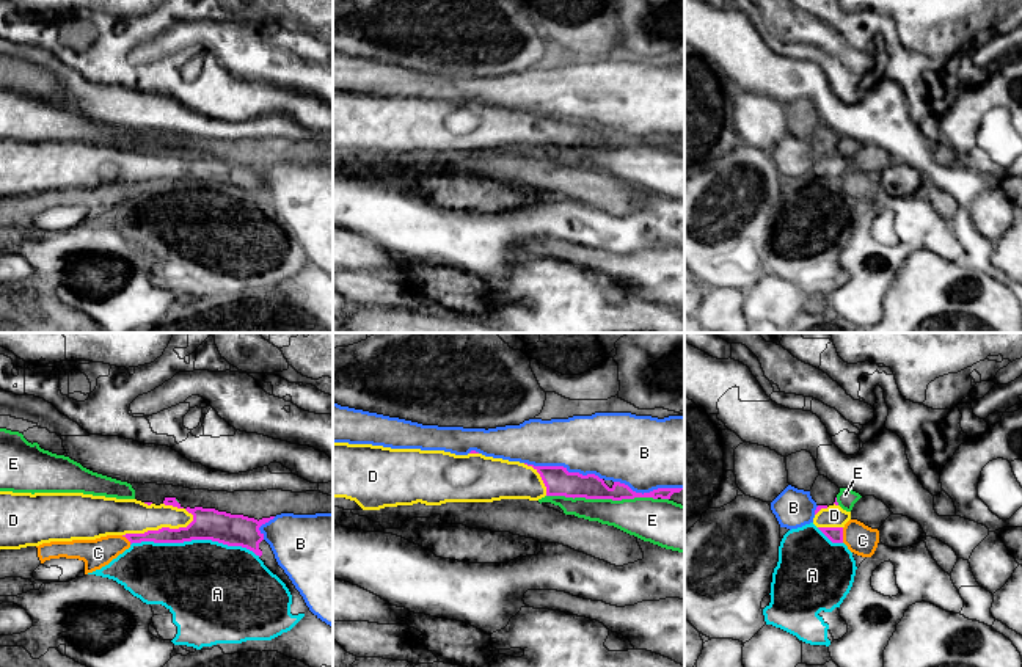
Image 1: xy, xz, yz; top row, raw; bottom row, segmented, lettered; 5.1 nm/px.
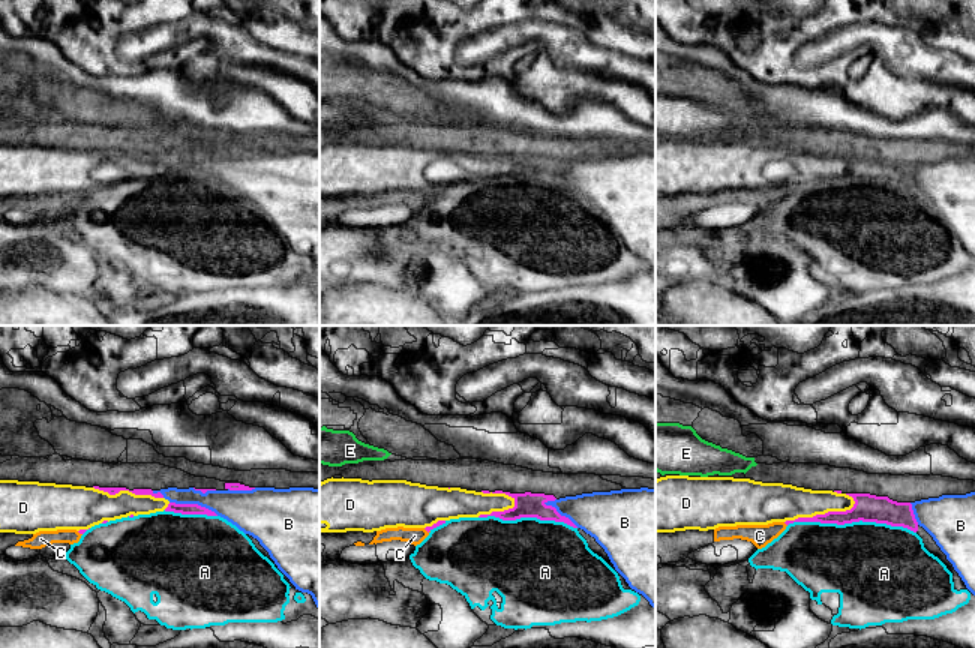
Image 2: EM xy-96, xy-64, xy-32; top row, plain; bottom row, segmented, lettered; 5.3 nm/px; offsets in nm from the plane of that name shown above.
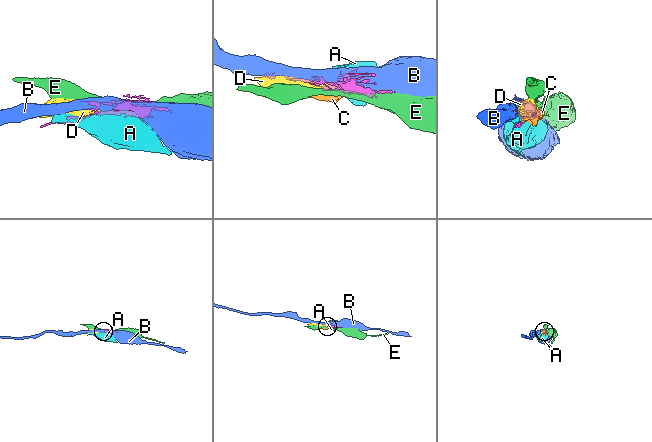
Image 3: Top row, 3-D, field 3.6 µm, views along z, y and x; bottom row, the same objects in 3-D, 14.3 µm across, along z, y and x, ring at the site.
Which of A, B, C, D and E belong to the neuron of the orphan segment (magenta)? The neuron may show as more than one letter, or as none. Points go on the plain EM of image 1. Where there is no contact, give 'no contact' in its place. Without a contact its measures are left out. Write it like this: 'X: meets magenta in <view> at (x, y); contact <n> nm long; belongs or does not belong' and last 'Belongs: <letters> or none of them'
A: meets magenta in xy at (195, 187); contact 650 nm long; does not belong
B: meets magenta in xz at (562, 115); contact 400 nm long; does not belong
C: meets magenta in yz at (842, 184); contact 80 nm long; does not belong
D: meets magenta in xy at (159, 178); contact 380 nm long; belongs
E: meets magenta in xz at (602, 146); contact 550 nm long; does not belong
Belongs: D

